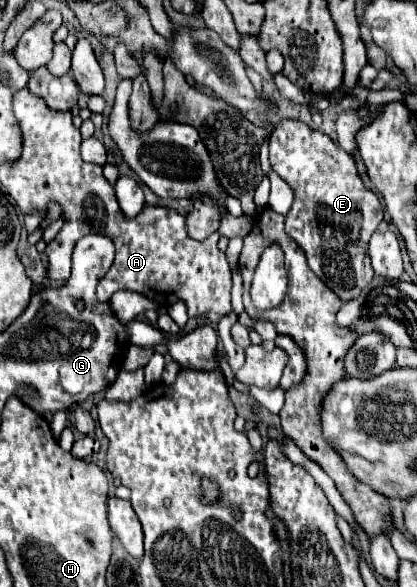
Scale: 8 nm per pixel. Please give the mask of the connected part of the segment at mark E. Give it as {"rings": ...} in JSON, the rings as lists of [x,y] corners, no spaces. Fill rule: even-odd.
{"rings":[[[284,119],[276,125],[270,137],[270,165],[294,191],[294,203],[286,217],[286,233],[306,251],[312,271],[340,297],[340,301],[352,301],[372,281],[374,271],[366,249],[372,233],[382,221],[380,199],[374,191],[364,187],[350,153],[342,151],[328,135],[310,129],[298,119]]]}

